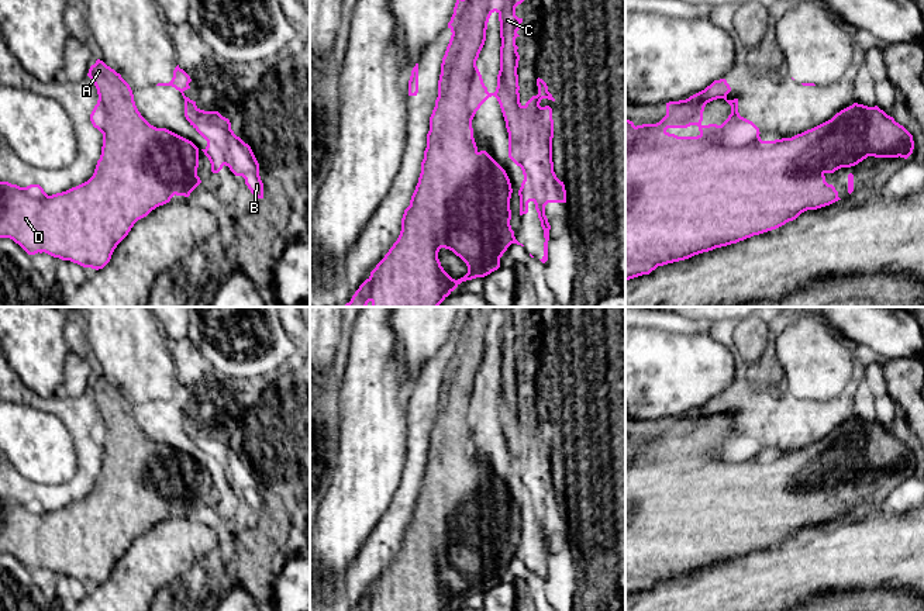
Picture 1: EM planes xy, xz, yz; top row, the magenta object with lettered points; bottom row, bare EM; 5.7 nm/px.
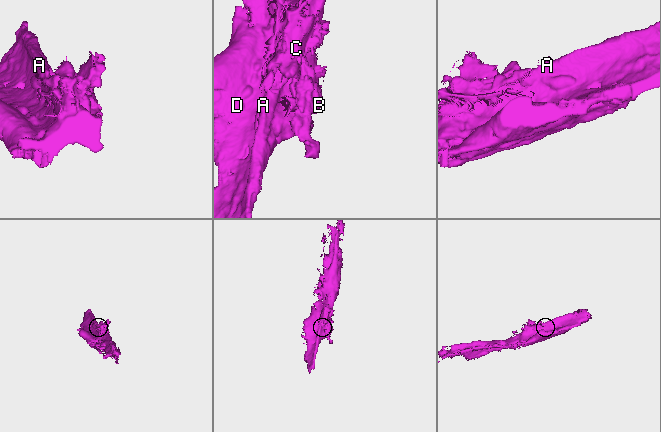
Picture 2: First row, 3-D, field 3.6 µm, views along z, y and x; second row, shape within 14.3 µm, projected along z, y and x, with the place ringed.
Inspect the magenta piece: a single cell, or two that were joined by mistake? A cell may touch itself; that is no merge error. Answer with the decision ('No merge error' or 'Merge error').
No merge error

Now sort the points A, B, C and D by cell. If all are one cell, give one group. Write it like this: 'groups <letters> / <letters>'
groups A B C D

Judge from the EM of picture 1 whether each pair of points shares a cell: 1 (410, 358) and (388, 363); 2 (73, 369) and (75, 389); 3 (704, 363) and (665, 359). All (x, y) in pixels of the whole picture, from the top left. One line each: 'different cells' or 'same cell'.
1: different cells
2: same cell
3: same cell

